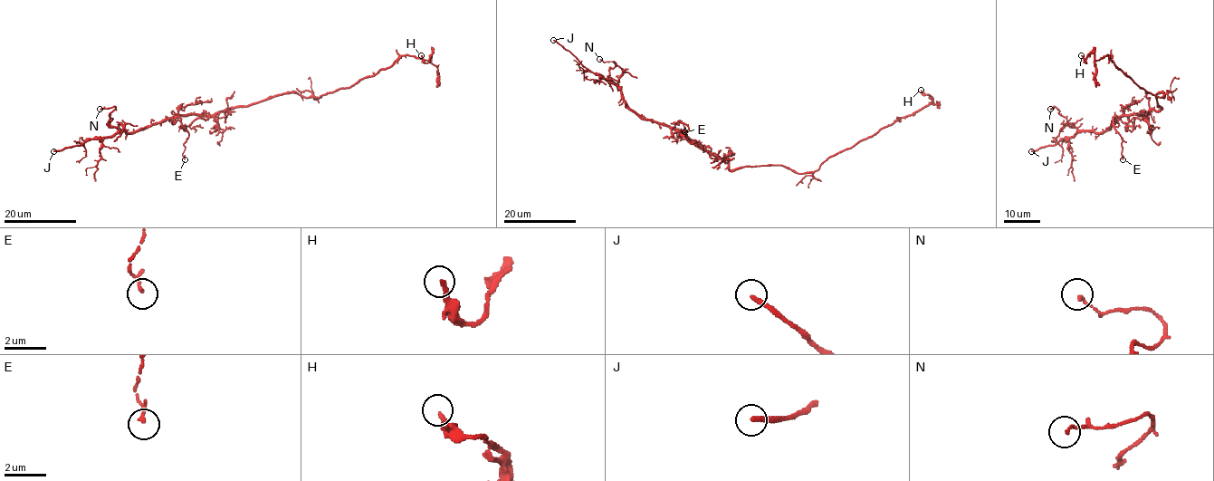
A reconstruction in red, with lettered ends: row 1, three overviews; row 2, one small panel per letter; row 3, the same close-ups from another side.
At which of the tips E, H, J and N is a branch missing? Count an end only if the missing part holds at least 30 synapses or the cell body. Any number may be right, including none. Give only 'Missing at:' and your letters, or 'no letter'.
Missing at: J

